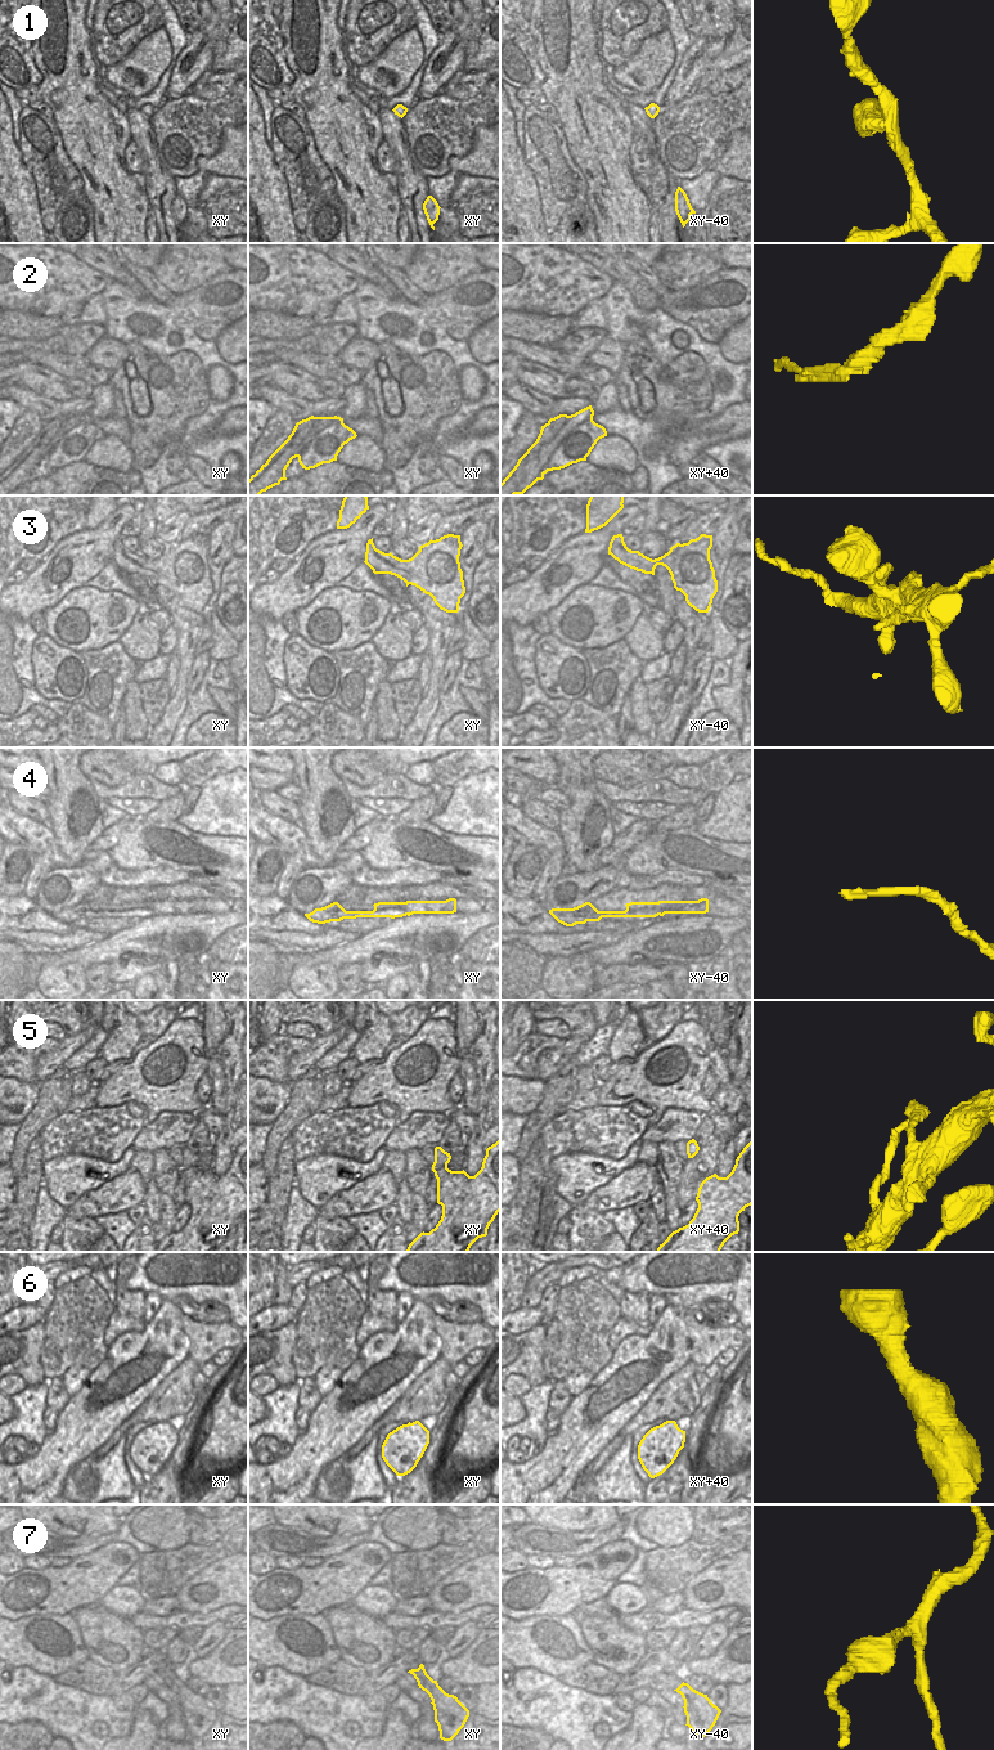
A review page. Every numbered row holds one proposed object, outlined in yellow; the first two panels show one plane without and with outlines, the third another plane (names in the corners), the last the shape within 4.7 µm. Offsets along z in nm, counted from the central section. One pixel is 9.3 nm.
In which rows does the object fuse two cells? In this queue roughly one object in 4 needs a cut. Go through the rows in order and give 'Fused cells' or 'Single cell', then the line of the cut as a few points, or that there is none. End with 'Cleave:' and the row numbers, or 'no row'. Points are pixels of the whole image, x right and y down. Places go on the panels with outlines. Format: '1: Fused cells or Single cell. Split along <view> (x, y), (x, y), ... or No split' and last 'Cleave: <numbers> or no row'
1: Single cell. No split
2: Fused cells. Split along xy+40 (570, 416), (565, 426), (565, 438), (552, 454), (547, 470)
3: Single cell. No split
4: Single cell. No split
5: Single cell. No split
6: Single cell. No split
7: Single cell. No split
Cleave: 2

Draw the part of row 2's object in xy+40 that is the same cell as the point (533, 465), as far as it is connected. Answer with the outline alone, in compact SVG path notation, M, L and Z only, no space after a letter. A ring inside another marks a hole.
M559 414L541 426L536 441L500 484L500 495L523 494L538 480L544 479L552 454L566 438L565 426L568 417L567 414Z

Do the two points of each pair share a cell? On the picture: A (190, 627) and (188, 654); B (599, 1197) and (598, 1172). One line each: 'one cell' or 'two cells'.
A: one cell
B: two cells

